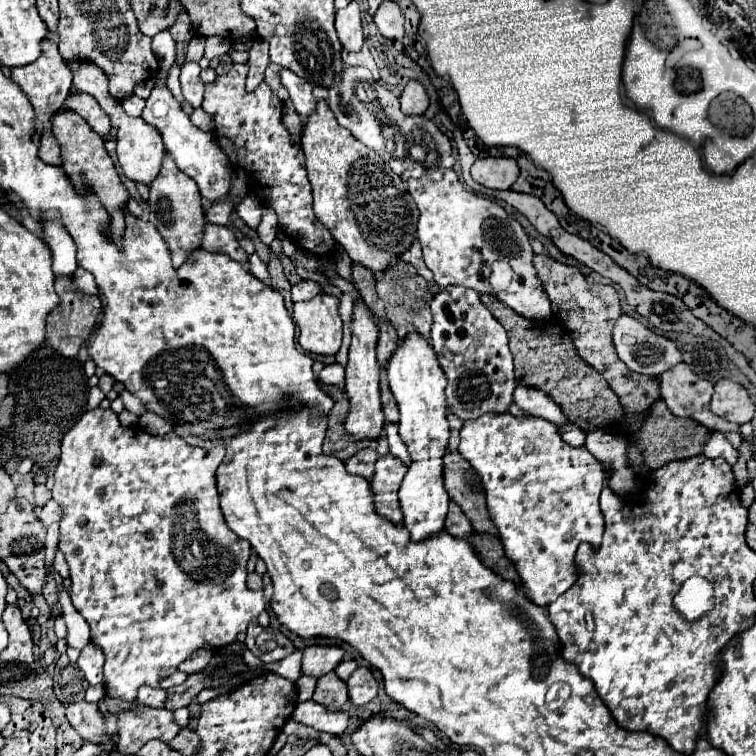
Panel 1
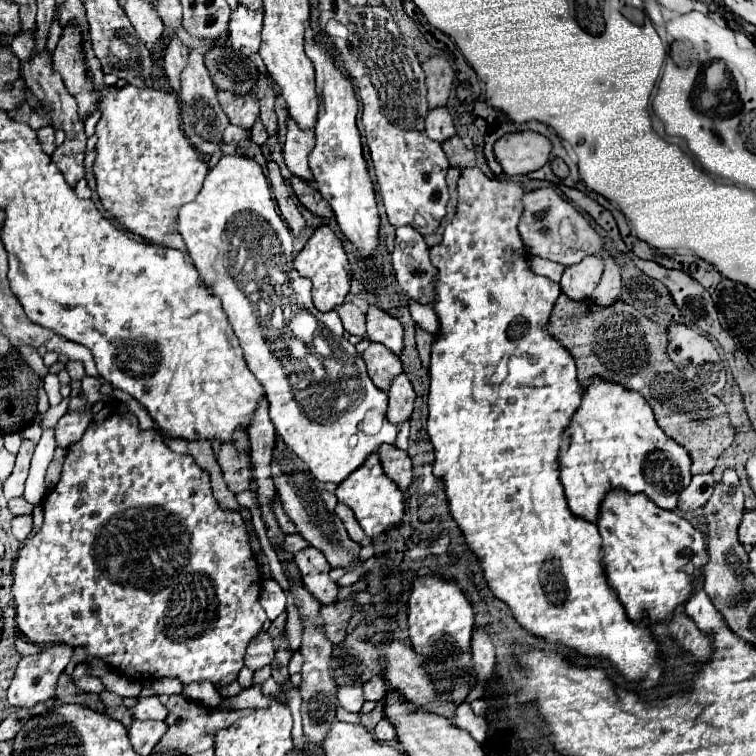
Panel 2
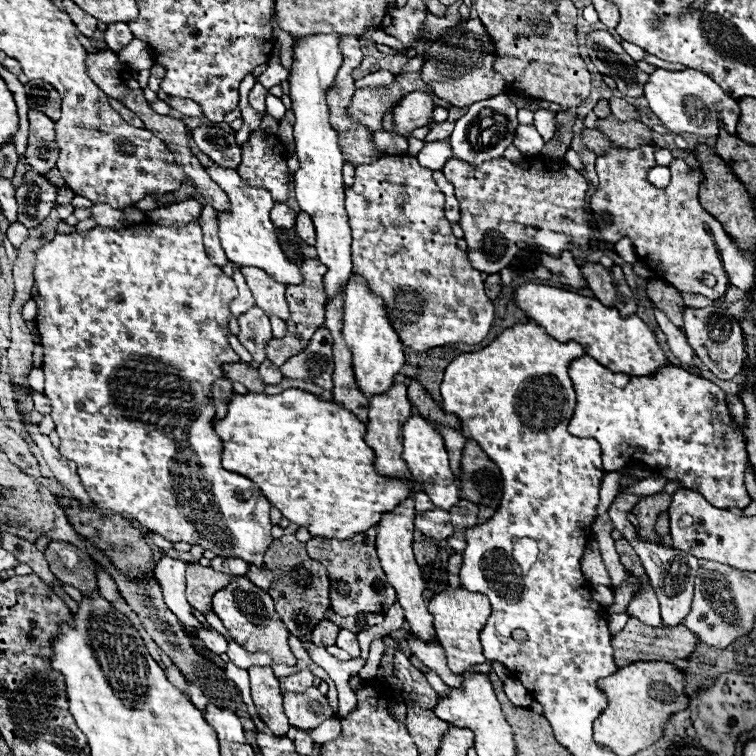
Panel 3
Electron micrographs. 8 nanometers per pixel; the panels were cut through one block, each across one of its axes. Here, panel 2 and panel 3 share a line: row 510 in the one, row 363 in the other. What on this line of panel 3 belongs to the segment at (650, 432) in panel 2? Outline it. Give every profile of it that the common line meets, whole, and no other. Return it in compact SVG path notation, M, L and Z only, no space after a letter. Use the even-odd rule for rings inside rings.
M590 356L574 360L568 370L578 394L568 432L578 438L594 438L602 446L606 472L622 470L630 464L644 464L652 470L658 470L658 474L666 480L678 480L682 488L702 494L716 508L746 508L752 502L744 486L744 472L748 466L744 436L736 420L732 430L732 420L726 406L726 392L722 392L716 384L694 376L678 366L666 366L650 378L614 374Z

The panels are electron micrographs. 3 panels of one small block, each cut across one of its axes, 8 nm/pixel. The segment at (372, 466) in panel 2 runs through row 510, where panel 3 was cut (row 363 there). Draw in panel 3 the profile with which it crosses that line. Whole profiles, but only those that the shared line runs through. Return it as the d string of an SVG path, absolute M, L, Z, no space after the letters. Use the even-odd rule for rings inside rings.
M356 274L350 276L346 290L344 290L344 300L346 302L344 302L342 332L344 332L346 344L352 348L354 376L356 376L356 382L362 388L362 392L368 398L372 398L374 394L382 394L392 386L394 376L400 372L400 368L406 362L404 346L400 342L400 336L396 334L396 330L390 326L384 300L368 288L364 278L360 278Z

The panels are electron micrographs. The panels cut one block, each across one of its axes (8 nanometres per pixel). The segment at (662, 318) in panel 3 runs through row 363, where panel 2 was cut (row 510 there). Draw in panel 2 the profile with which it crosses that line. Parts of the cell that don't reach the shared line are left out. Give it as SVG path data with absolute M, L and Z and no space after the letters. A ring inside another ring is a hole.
M698 474L692 476L692 482L684 488L684 492L678 496L678 508L682 512L692 512L696 508L702 508L714 488L714 478L712 474Z

